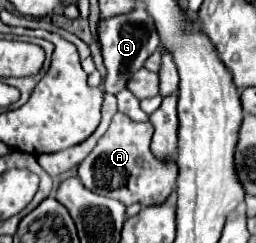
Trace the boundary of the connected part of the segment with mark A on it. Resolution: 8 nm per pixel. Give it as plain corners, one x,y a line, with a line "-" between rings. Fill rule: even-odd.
118,112
112,118
112,124
106,130
106,134
98,140
94,150
78,166
78,176
82,184
96,194
122,202
124,206
130,206
134,202
142,206
166,202
176,188
178,168
172,162
164,164
152,158
150,150
152,134
154,126
150,122
134,122
126,114

